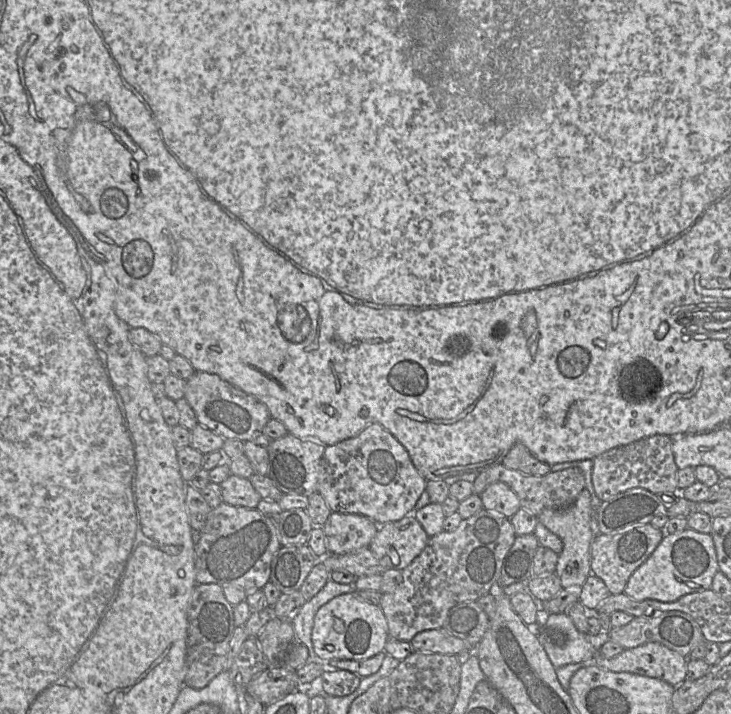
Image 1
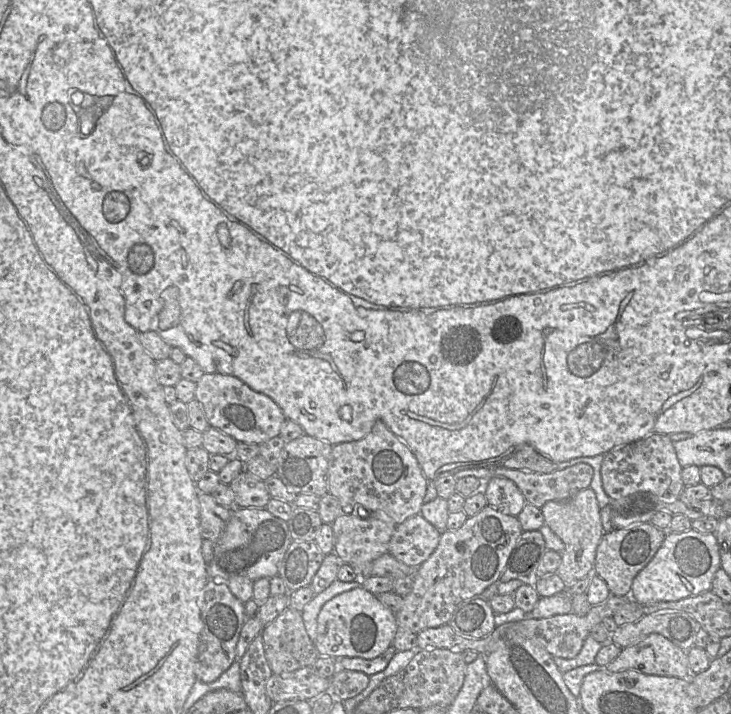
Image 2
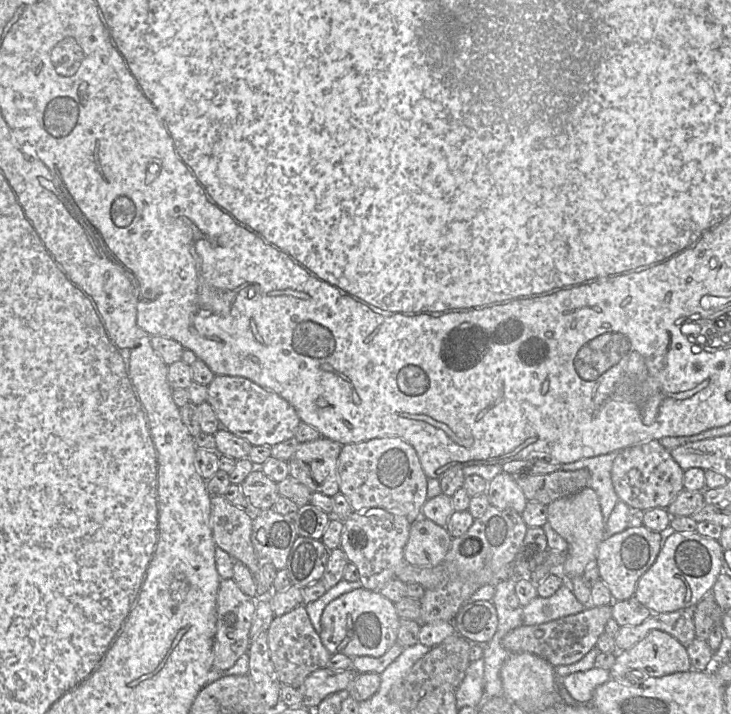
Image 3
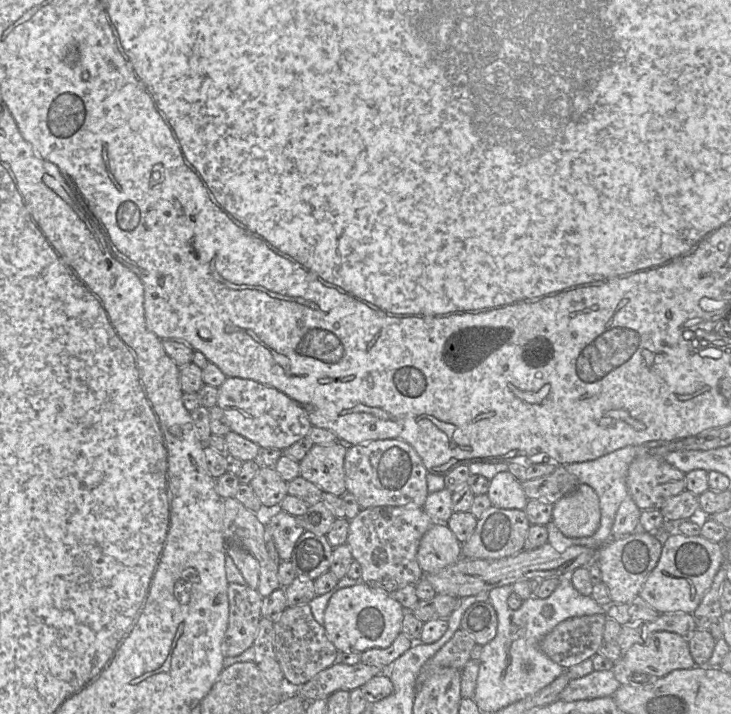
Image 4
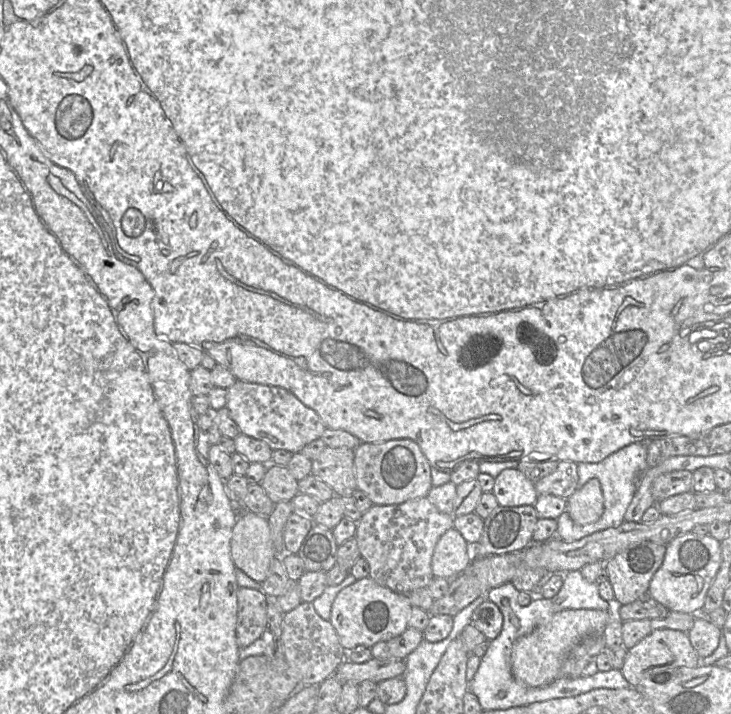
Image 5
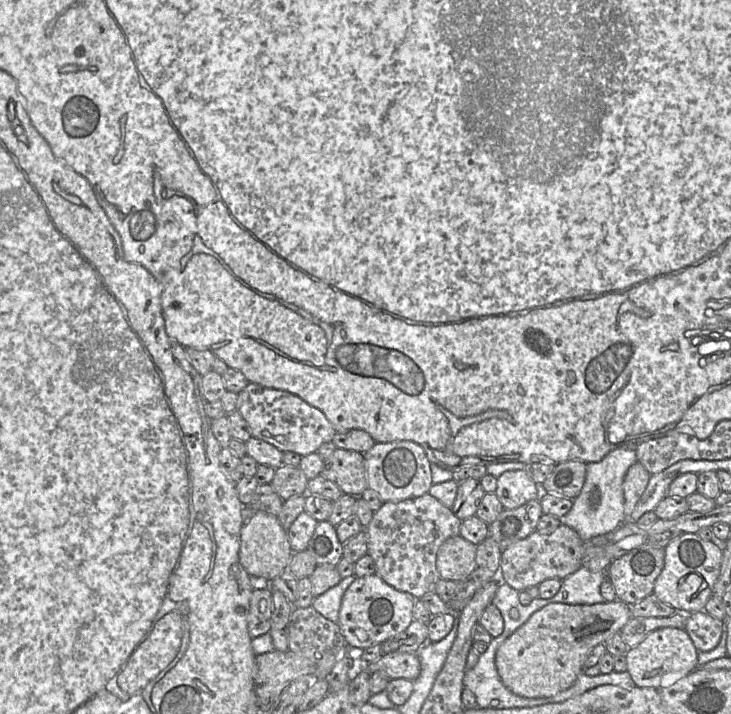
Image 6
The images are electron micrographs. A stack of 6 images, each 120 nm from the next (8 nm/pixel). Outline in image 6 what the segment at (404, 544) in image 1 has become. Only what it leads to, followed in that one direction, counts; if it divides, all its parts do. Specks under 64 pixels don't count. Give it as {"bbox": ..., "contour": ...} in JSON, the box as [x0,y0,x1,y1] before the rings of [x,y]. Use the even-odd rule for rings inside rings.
{"bbox":[436,535,477,581],"contour":[[[461,535],[448,538],[437,551],[436,568],[443,580],[463,581],[475,568],[477,545]]]}

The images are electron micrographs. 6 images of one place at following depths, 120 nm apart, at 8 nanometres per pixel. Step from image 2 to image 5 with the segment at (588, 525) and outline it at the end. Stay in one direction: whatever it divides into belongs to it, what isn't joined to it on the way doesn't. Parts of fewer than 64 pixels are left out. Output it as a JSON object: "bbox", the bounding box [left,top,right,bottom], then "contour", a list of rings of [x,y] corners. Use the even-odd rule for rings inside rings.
{"bbox":[566,478,604,525],"contour":[[[592,478],[566,499],[566,512],[577,525],[596,522],[604,512],[604,497],[598,479]]]}

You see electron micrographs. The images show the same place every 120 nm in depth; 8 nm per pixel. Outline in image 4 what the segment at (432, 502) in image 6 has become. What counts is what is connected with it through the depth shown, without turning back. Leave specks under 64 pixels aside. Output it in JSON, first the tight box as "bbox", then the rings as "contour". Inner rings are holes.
{"bbox":[346,506,433,593],"contour":[[[376,506],[361,509],[350,520],[346,544],[362,568],[361,580],[374,590],[388,593],[421,580],[423,571],[417,561],[420,540],[433,524],[417,506]]]}

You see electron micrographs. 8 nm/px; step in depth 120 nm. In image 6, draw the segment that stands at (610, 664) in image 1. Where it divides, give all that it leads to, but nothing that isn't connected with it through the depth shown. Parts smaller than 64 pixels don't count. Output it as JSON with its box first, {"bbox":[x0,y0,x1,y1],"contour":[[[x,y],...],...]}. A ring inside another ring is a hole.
{"bbox":[626,627,698,688],"contour":[[[665,627],[656,629],[637,646],[626,652],[627,671],[636,687],[661,688],[662,678],[668,676],[668,686],[696,670],[698,651],[684,629]]]}

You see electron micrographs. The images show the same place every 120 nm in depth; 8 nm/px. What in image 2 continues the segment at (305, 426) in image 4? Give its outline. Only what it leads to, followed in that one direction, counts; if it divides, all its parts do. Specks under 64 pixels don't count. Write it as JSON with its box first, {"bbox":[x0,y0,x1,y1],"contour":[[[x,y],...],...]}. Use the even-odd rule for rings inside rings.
{"bbox":[195,373,286,445],"contour":[[[204,373],[196,383],[195,398],[201,403],[210,426],[237,442],[260,445],[279,436],[286,420],[281,408],[270,397],[230,375]]]}

